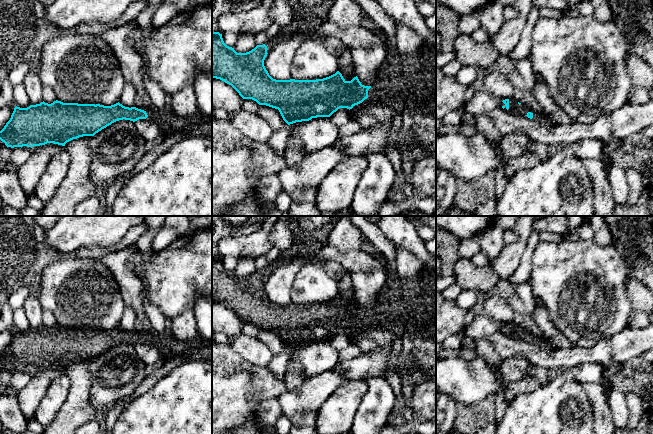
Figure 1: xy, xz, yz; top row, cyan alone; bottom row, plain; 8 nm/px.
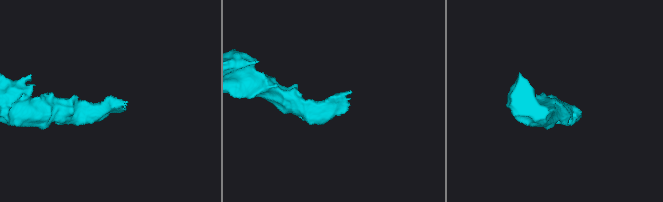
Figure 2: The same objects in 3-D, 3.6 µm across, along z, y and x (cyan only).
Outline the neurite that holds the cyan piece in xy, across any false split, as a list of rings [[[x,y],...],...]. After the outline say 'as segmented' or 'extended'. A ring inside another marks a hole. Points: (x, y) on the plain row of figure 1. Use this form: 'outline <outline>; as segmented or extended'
outline [[[44,325],[30,329],[27,332],[15,331],[10,344],[0,355],[0,364],[7,371],[34,371],[54,367],[65,370],[73,363],[83,360],[94,360],[96,357],[119,344],[137,345],[148,341],[146,335],[136,331],[125,331],[119,326],[104,330],[100,328],[78,328],[54,325],[51,328]]]; as segmented

